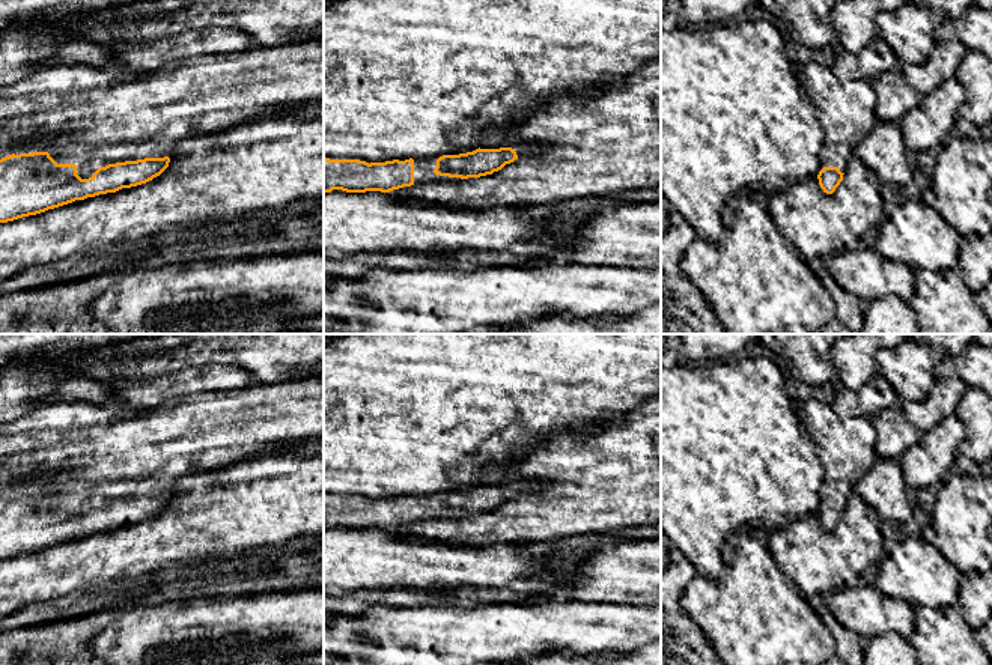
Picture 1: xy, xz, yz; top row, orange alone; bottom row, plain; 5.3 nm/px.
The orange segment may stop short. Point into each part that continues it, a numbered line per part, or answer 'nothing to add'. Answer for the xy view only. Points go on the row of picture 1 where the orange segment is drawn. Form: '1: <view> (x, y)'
1: xy (95, 116)

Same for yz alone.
1: yz (846, 110)

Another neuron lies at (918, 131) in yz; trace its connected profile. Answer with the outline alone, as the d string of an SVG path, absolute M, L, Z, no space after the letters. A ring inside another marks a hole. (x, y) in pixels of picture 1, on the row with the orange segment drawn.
M956 77L920 96L918 105L900 120L906 149L915 155L944 146L953 135L963 99L965 90Z

